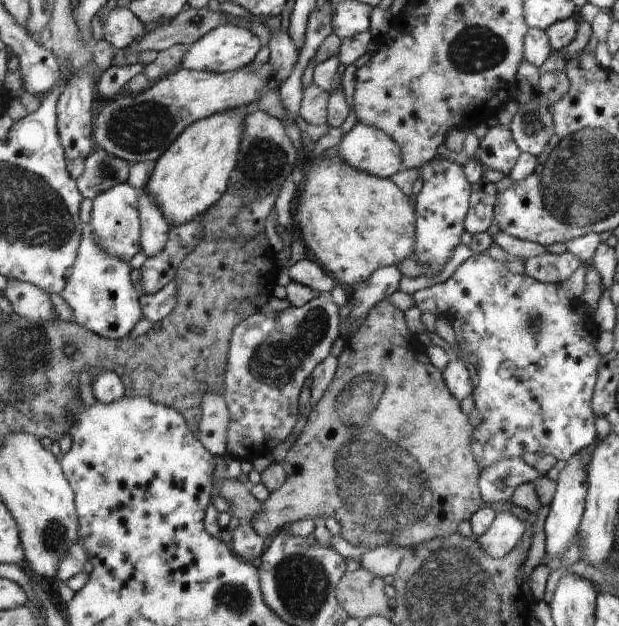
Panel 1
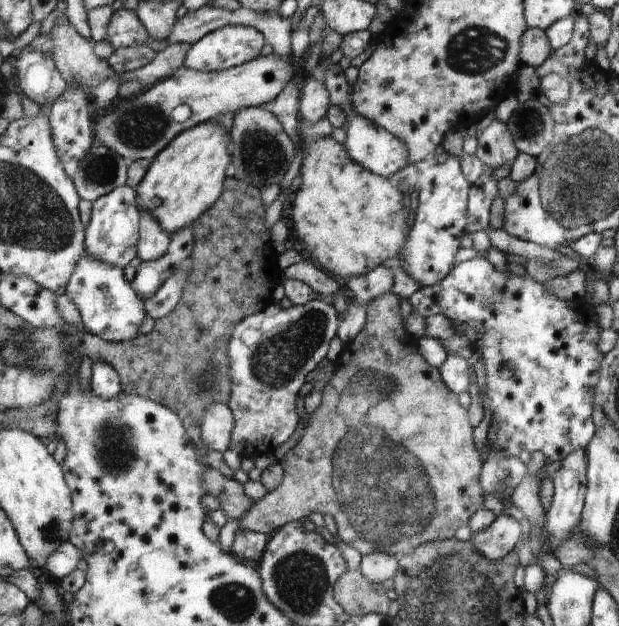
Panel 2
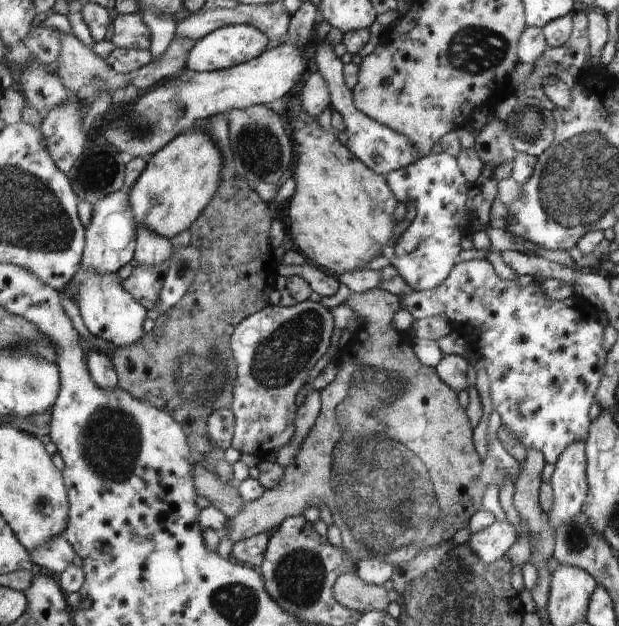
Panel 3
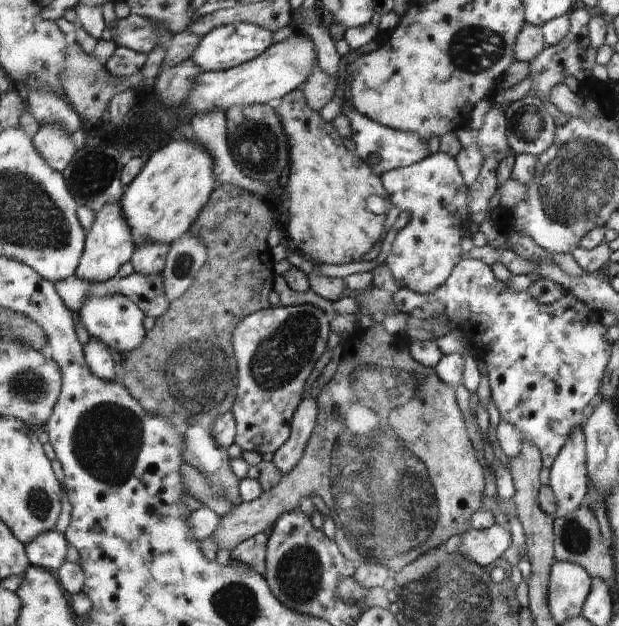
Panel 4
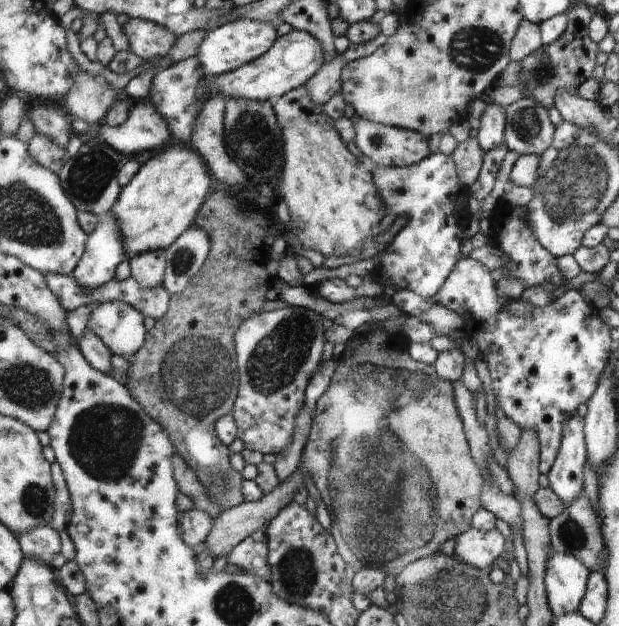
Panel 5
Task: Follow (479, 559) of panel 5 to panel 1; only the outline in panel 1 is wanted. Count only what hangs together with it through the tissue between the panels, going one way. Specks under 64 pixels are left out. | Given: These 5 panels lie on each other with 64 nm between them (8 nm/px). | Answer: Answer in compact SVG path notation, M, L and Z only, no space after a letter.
M512 509L494 517L490 528L476 540L482 550L493 559L506 557L523 538L526 522L516 516Z

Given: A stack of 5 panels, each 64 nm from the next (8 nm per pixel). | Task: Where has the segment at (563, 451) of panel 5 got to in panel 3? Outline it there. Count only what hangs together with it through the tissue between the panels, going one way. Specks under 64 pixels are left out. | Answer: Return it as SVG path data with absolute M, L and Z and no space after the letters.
M576 441L555 462L549 485L553 488L550 524L556 528L572 520L580 511L588 492L585 444Z

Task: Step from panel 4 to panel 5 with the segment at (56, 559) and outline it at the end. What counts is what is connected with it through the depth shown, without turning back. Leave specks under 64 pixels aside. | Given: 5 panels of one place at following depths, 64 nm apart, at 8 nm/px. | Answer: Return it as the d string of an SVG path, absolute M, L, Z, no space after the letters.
M46 525L36 527L27 533L16 536L20 539L28 557L41 558L50 566L53 566L53 556L61 552L60 536L58 533L51 525Z

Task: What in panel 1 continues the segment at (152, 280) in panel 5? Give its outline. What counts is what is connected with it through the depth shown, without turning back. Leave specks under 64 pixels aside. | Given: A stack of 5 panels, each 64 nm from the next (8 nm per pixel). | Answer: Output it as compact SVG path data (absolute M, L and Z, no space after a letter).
M139 191L139 218L142 220L141 252L147 258L163 252L170 237L170 226L152 194Z

